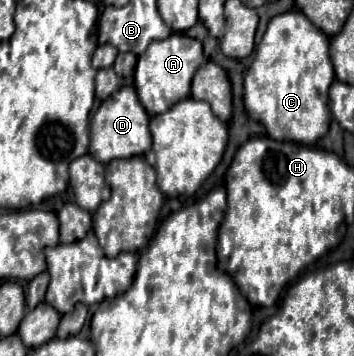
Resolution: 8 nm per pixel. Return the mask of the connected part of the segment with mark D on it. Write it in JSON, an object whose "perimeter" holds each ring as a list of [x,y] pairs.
{"perimeter":[[[124,86],[114,96],[106,98],[98,112],[92,116],[90,122],[90,150],[88,154],[94,156],[94,160],[108,164],[116,158],[130,158],[130,156],[142,156],[146,150],[150,150],[150,130],[148,130],[148,114],[142,108],[138,94],[132,86]]]}

